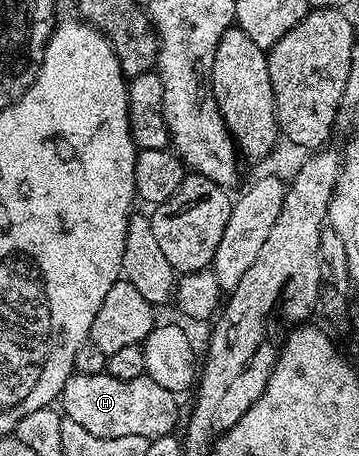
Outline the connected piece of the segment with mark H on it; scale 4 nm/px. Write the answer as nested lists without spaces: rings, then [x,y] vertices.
[[[105,373],[100,375],[73,374],[64,385],[60,396],[60,407],[65,418],[76,421],[88,433],[96,433],[96,437],[144,437],[145,439],[159,439],[162,435],[171,434],[178,423],[178,403],[176,395],[156,385],[146,374],[136,377],[132,381],[120,381],[116,377]]]

